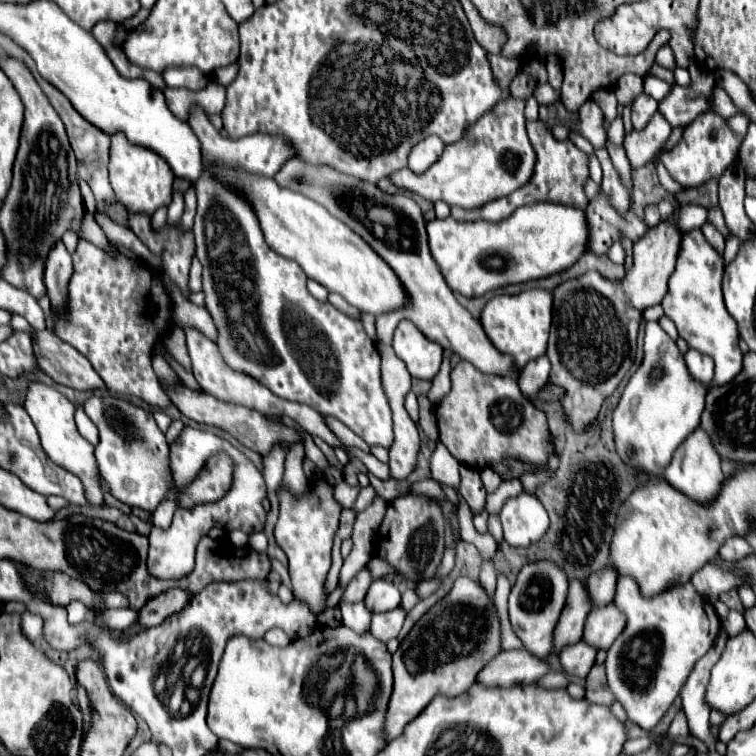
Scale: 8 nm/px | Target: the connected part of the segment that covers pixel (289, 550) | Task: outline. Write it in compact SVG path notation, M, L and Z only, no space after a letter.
M324 479L310 483L308 491L302 497L294 497L288 491L280 491L280 517L278 517L274 535L290 561L294 599L306 603L314 617L328 611L328 605L326 605L328 593L324 583L332 565L332 557L330 557L332 539L338 529L340 511L342 511L340 505L332 497L332 487Z

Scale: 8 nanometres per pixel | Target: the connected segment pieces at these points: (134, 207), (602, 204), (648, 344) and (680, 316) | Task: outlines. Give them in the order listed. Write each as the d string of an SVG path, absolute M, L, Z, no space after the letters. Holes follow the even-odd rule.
M122 133L112 135L112 147L110 147L110 185L118 197L118 201L130 211L152 217L152 213L160 207L168 207L172 203L172 181L174 173L158 157L156 153L132 145Z
M604 191L590 199L586 207L586 217L590 227L590 253L596 255L608 253L610 245L614 241L620 241L622 237L638 241L648 231L648 225L640 221L634 211L628 209L624 215L618 213Z
M646 323L642 365L624 387L612 417L618 455L630 465L644 467L650 475L662 475L672 453L698 427L708 389L708 385L692 379L686 363L678 355L678 349L672 345L676 345L674 339L670 339L658 323ZM654 367L660 367L662 371L658 379L650 377Z
M700 229L684 233L676 271L670 277L668 293L662 301L664 313L676 323L680 337L688 341L692 349L710 355L716 363L712 385L728 385L742 369L742 351L738 347L738 327L724 307L722 297L722 275L724 261L712 245L706 241Z

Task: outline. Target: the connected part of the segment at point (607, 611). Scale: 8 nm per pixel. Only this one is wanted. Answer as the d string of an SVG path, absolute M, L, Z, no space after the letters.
M614 603L604 607L594 607L586 619L584 641L596 649L608 649L622 633L624 625L626 617L622 617L620 609Z

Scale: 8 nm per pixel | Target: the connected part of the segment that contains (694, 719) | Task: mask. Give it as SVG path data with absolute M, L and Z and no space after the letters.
M724 629L720 631L720 635L716 637L714 641L714 647L696 663L694 671L690 673L686 685L682 687L680 691L680 697L682 697L682 709L686 713L686 719L688 719L688 727L690 727L690 733L700 739L710 751L714 749L714 743L716 743L716 735L710 733L710 723L708 723L708 717L710 717L710 707L706 705L704 701L704 689L708 685L708 679L710 679L710 671L714 667L714 663L720 659L722 651L724 651L724 643L726 643L726 633Z

